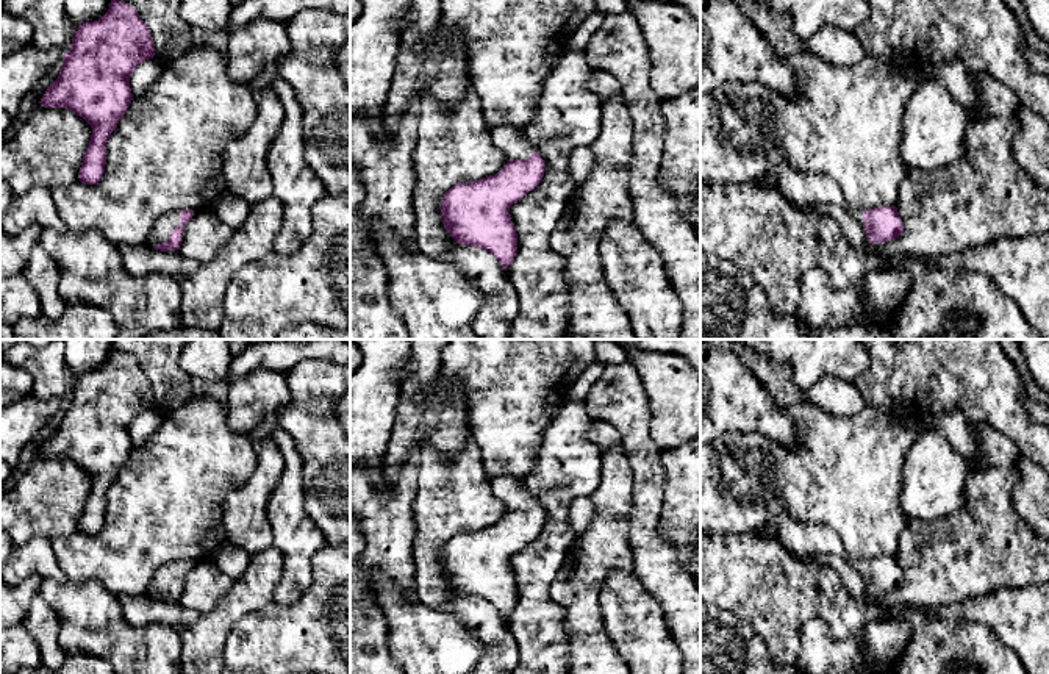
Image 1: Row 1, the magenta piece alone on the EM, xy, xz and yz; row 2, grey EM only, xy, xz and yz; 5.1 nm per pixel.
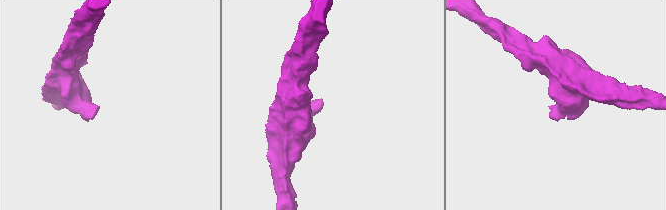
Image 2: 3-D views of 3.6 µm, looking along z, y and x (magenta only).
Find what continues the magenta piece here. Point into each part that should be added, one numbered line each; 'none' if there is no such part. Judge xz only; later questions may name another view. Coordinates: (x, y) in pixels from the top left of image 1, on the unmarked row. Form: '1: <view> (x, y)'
1: xz (510, 490)

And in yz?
1: yz (799, 538)

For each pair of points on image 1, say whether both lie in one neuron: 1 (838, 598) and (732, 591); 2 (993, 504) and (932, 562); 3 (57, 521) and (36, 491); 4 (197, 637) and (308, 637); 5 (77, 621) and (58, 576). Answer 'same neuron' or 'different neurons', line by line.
1: same neuron
2: same neuron
3: same neuron
4: different neurons
5: different neurons

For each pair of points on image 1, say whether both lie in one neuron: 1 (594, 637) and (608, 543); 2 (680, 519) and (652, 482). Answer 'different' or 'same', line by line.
1: same
2: different

